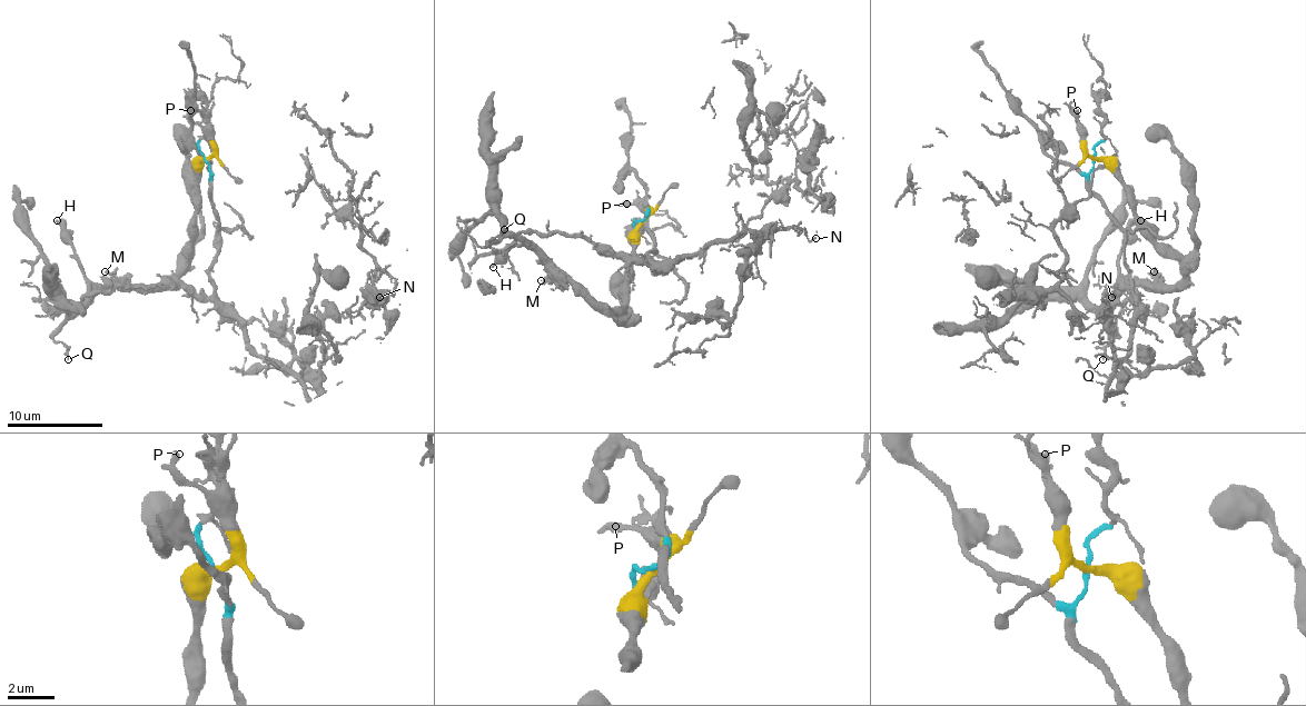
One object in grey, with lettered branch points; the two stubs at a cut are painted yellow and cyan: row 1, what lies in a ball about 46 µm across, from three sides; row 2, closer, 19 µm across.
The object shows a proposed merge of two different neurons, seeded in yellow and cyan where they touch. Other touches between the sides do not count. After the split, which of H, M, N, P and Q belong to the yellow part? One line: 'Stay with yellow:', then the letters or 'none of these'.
Stay with yellow: H, M, P, Q

